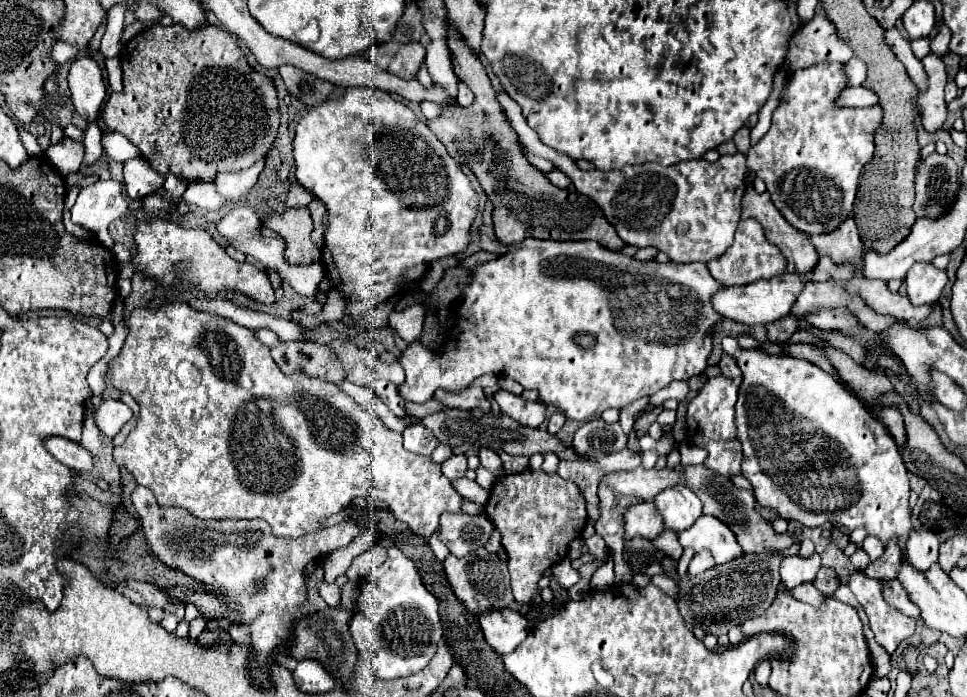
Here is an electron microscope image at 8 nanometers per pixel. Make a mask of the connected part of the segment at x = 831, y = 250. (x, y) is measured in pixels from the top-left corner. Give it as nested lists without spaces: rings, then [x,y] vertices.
[[[847,218],[839,230],[831,232],[831,234],[817,234],[811,236],[815,248],[819,250],[819,256],[829,254],[837,264],[843,262],[861,262],[861,254],[865,252],[865,246],[859,238],[857,226],[853,222],[853,218]]]

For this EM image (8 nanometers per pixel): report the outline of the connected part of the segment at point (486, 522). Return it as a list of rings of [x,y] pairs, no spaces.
[[[463,512],[443,514],[439,526],[443,542],[455,556],[465,556],[471,550],[485,546],[495,530],[493,522],[485,514],[469,516]]]

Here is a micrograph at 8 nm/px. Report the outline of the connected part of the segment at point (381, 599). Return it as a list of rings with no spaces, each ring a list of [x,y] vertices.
[[[389,548],[387,560],[373,570],[359,596],[359,608],[351,618],[351,636],[359,656],[371,662],[379,678],[391,680],[423,670],[435,656],[443,638],[437,598],[423,586],[411,558],[399,548]]]

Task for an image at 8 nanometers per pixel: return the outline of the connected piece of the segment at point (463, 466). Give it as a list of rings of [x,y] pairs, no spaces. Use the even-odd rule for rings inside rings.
[[[453,454],[451,458],[447,458],[441,464],[441,470],[443,470],[443,474],[449,480],[455,480],[455,478],[465,476],[465,470],[467,470],[467,458],[465,458],[465,454]]]

